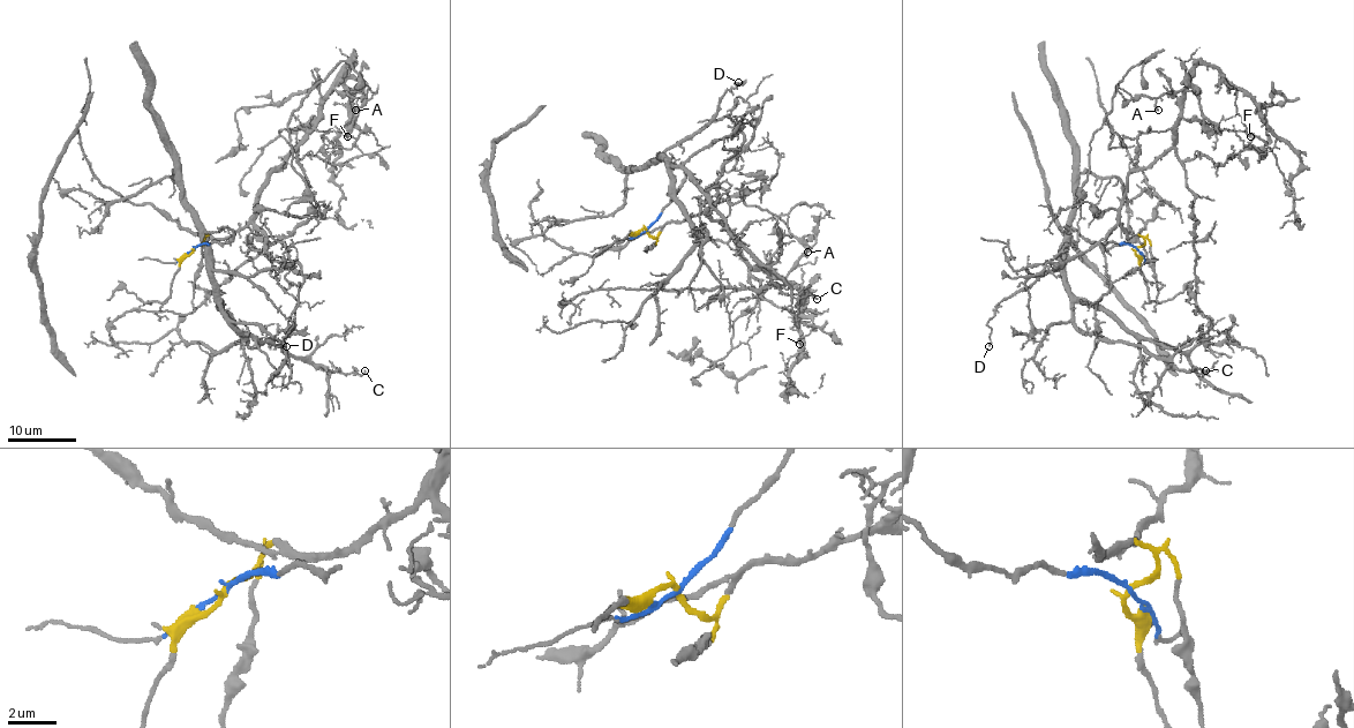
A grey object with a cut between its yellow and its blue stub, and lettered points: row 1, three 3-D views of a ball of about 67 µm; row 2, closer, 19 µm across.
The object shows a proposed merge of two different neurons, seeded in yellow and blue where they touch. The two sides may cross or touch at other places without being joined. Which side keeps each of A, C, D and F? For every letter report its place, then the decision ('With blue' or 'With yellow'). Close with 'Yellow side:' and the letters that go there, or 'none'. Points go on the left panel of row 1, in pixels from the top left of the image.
A: Place: (355, 110). With yellow
C: Place: (365, 370). With blue
D: Place: (286, 346). With blue
F: Place: (347, 136). With yellow
Yellow side: A, F

